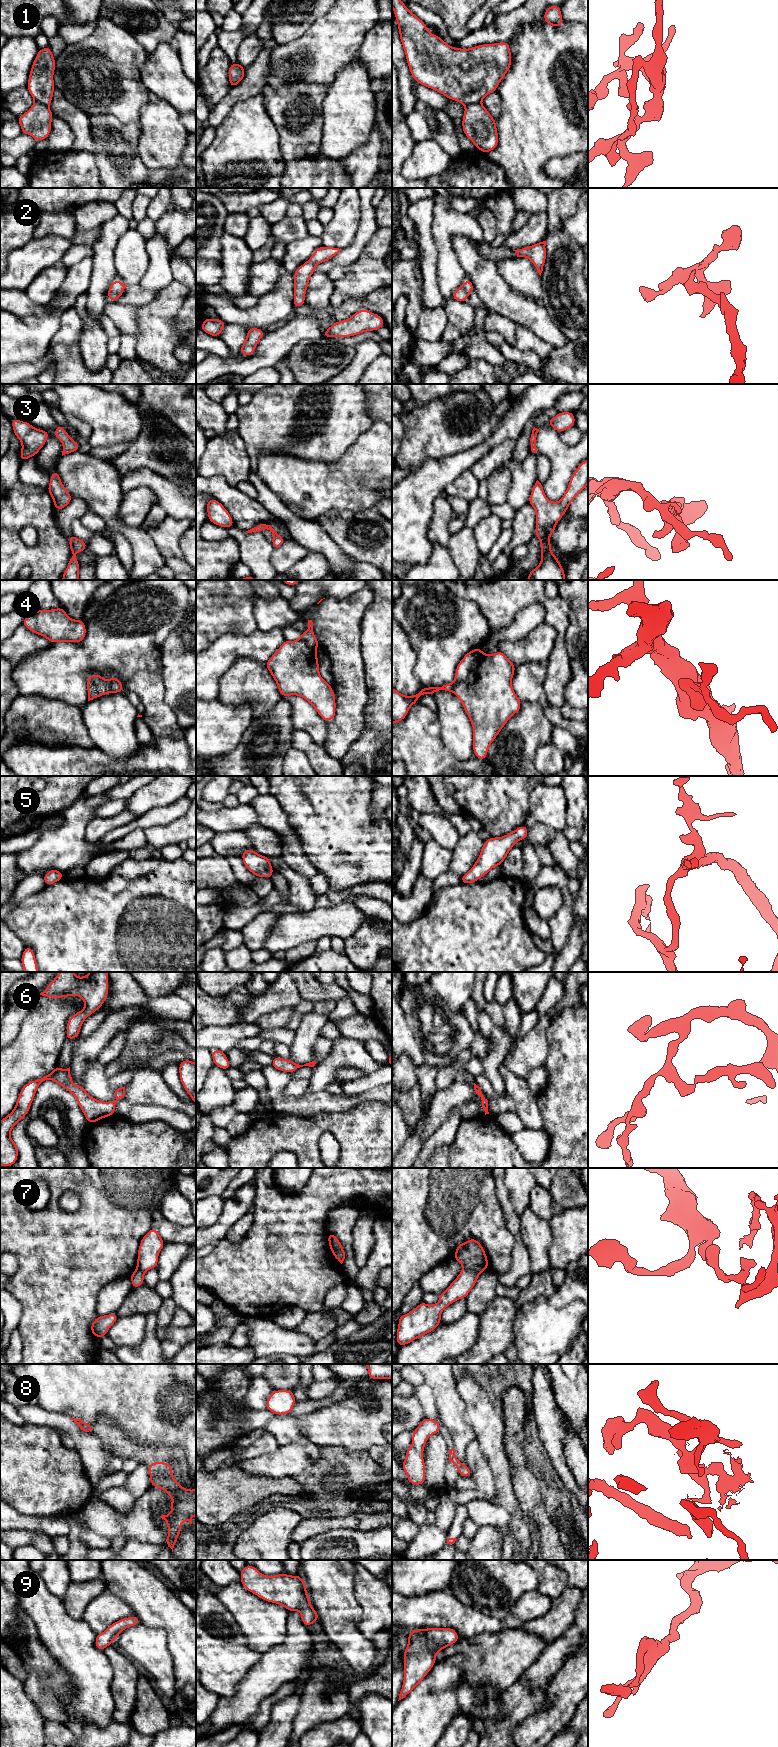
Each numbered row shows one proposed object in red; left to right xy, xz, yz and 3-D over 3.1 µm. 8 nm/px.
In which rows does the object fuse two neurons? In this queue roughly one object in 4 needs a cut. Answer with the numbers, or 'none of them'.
4, 7, 8

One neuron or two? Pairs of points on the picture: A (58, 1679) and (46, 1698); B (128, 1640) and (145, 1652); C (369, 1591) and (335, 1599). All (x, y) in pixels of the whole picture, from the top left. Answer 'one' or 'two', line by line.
A: one
B: one
C: two

